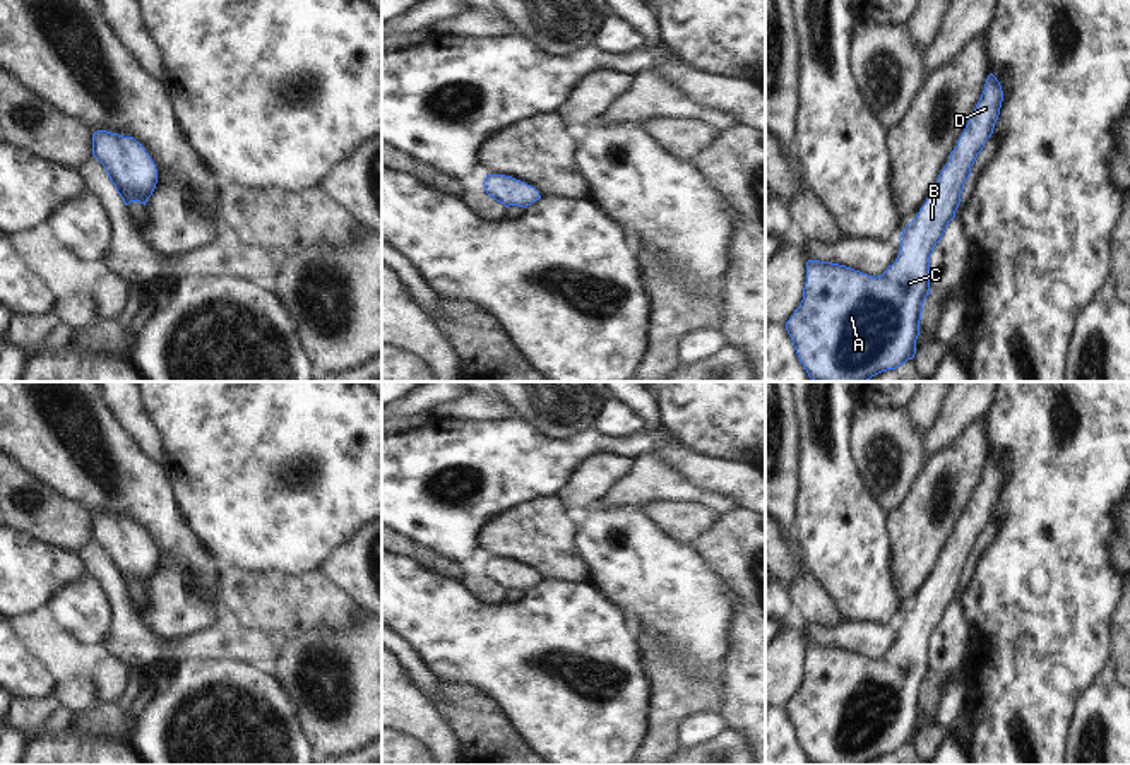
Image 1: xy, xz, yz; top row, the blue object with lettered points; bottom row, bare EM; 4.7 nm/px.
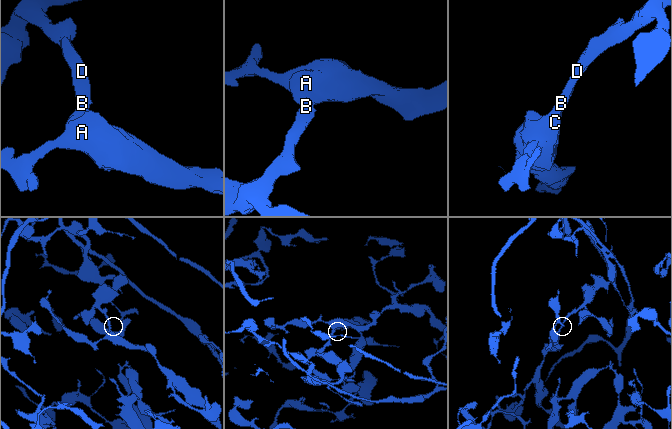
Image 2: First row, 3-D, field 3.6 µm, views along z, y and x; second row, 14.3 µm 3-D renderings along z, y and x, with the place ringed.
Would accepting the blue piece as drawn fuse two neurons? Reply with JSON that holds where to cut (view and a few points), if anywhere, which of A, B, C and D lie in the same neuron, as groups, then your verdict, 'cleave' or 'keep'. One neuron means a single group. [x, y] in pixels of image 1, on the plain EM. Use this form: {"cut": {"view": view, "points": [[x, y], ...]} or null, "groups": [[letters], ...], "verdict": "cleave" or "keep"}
{"cut": null, "groups": [["A", "B", "C", "D"]], "verdict": "keep"}

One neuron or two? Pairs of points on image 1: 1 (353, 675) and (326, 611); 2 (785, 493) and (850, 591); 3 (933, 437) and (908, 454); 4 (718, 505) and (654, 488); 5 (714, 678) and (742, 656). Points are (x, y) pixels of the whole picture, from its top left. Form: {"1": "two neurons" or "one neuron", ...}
{"1": "two neurons", "2": "two neurons", "3": "two neurons", "4": "one neuron", "5": "two neurons"}

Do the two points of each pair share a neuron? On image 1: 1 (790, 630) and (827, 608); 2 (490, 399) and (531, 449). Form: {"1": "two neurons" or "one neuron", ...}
{"1": "two neurons", "2": "two neurons"}

